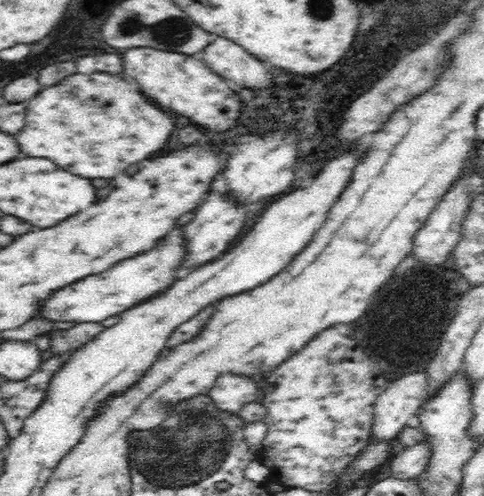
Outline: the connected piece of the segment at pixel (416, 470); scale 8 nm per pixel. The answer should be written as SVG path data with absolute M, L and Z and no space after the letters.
M422 439L416 445L407 447L397 454L390 464L390 476L398 479L413 479L423 475L430 456L432 447L426 439Z

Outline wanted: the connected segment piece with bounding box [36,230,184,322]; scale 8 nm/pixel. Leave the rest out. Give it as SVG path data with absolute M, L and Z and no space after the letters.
M172 230L164 240L160 240L150 252L142 256L130 258L122 264L116 264L108 272L88 276L78 280L60 292L54 292L38 310L36 318L46 318L52 322L102 322L118 312L132 308L132 304L140 304L158 292L170 288L170 284L178 278L178 268L184 256L180 230Z

